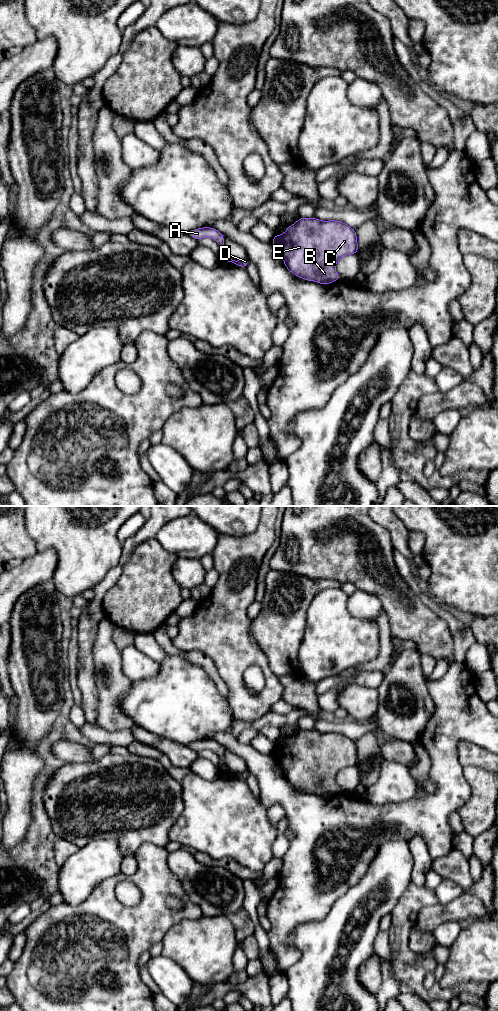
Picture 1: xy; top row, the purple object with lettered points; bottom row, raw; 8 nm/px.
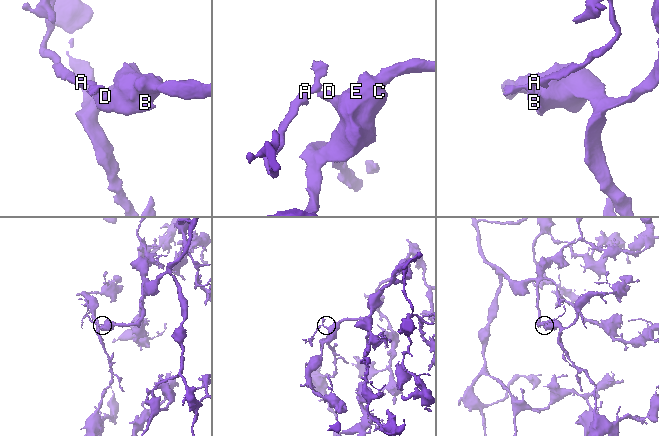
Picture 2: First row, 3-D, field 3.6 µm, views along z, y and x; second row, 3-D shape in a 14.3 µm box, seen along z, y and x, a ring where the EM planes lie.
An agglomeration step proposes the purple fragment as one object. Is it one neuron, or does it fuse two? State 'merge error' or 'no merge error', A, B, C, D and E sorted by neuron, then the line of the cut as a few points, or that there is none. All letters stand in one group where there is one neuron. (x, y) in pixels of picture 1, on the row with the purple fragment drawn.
merge error; groups A / B C D E; cut xy (226, 255), (221, 257)

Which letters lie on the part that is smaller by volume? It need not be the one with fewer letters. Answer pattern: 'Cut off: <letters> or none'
Cut off: A

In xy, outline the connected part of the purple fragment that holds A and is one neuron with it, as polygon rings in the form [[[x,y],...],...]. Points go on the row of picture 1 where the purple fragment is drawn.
[[[211,227],[197,228],[197,229],[189,231],[188,234],[196,240],[199,240],[204,237],[210,237],[216,240],[220,246],[219,256],[221,258],[226,256],[224,235],[220,231],[216,230],[215,228],[211,228]]]

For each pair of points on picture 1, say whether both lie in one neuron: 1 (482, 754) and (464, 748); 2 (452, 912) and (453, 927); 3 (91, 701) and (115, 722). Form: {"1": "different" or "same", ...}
{"1": "same", "2": "different", "3": "different"}

